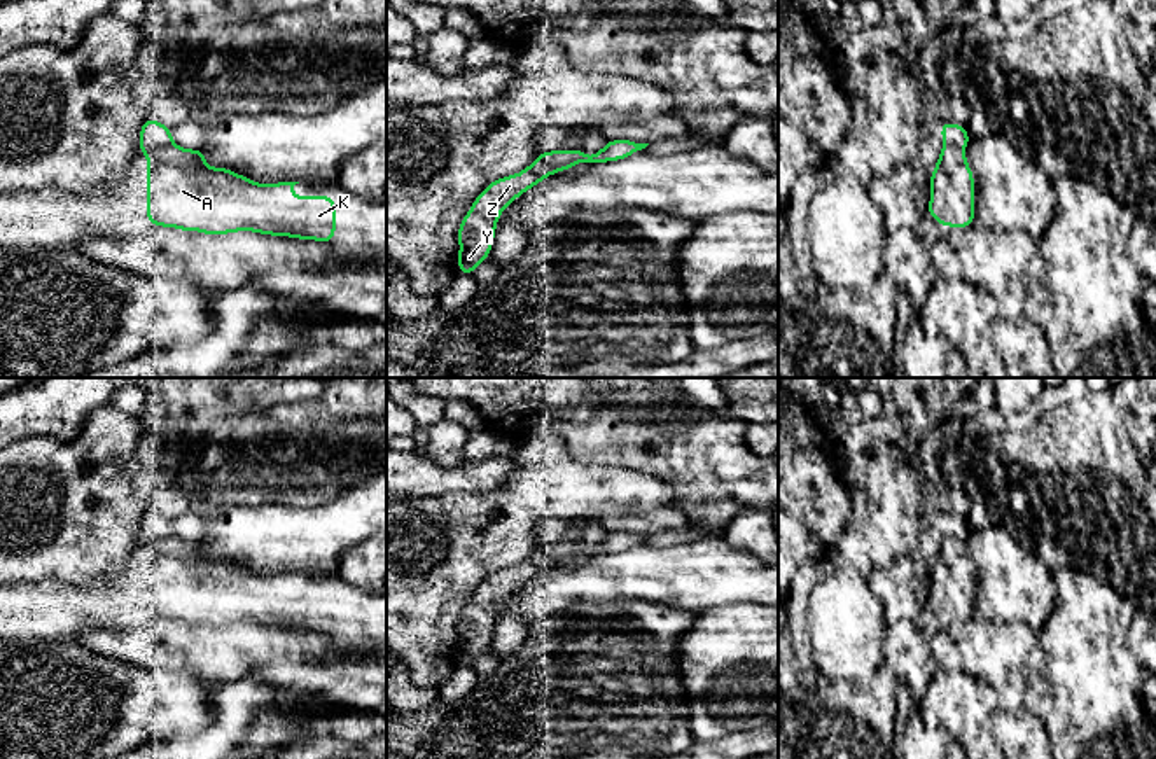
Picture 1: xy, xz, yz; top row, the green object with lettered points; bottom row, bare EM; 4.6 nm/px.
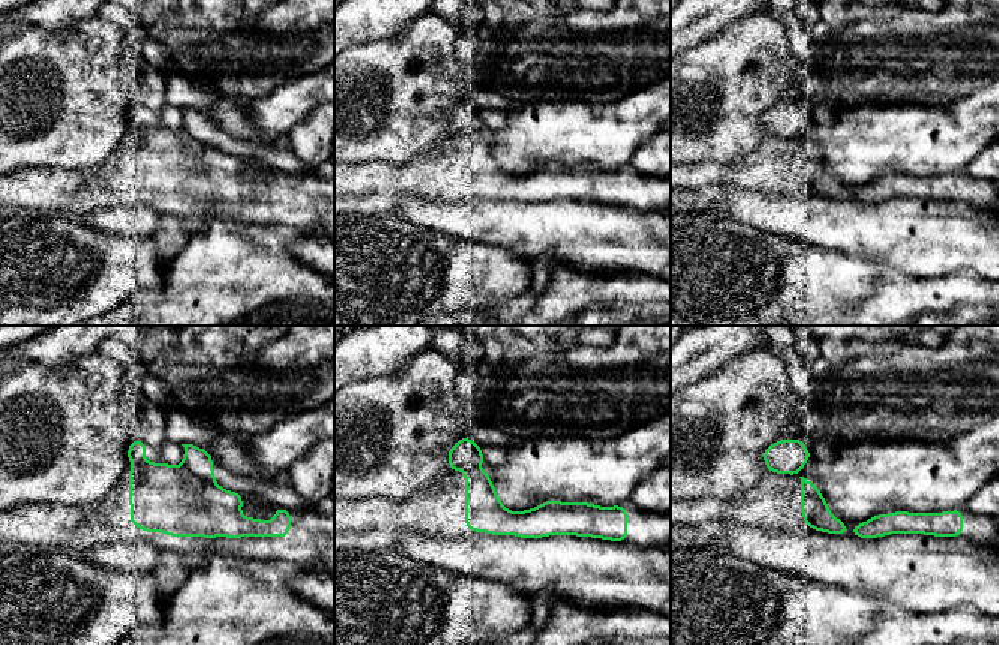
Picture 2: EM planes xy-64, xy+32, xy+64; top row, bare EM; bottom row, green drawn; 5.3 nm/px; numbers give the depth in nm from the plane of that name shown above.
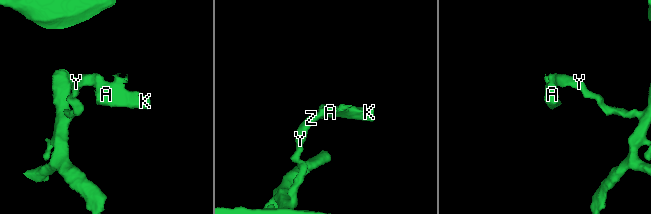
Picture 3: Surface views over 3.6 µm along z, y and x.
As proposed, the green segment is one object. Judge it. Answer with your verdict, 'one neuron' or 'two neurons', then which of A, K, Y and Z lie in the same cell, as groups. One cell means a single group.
two neurons; A K / Y Z

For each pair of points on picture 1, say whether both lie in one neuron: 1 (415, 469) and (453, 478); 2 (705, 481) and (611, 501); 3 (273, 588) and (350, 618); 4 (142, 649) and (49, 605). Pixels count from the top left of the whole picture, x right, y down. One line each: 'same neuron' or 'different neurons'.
1: same neuron
2: different neurons
3: same neuron
4: different neurons

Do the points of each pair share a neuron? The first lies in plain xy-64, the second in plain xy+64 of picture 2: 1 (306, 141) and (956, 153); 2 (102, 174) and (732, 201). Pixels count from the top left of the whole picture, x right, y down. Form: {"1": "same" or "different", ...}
{"1": "different", "2": "different"}

